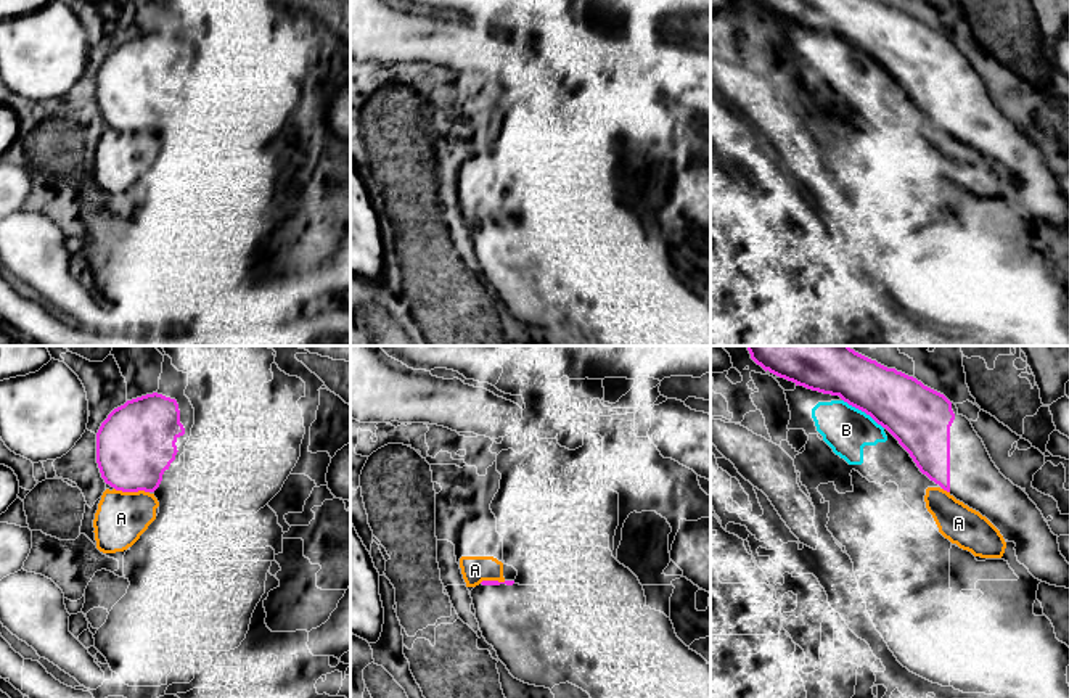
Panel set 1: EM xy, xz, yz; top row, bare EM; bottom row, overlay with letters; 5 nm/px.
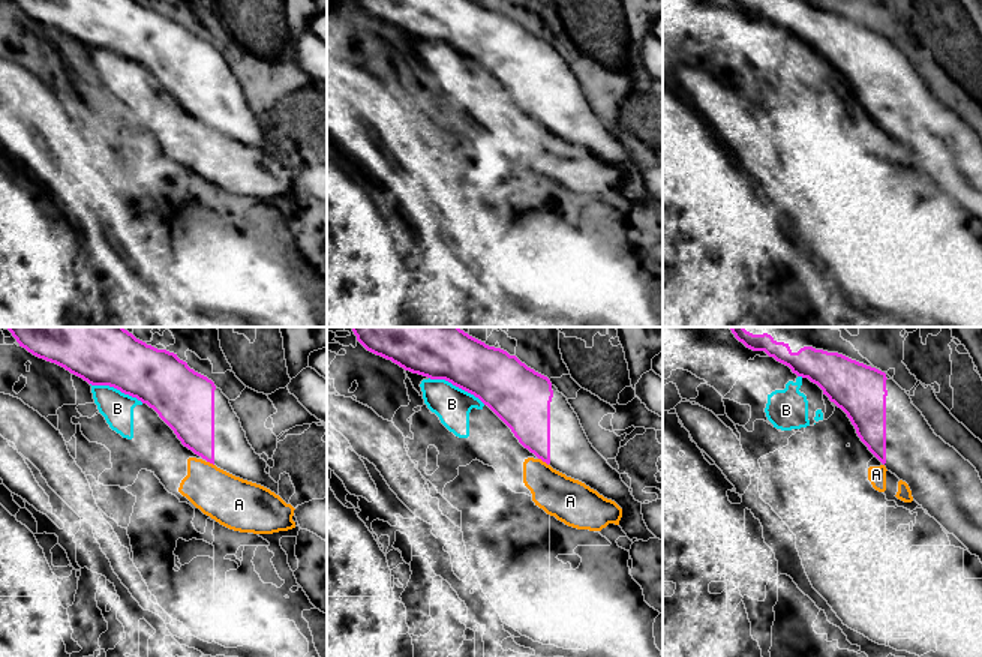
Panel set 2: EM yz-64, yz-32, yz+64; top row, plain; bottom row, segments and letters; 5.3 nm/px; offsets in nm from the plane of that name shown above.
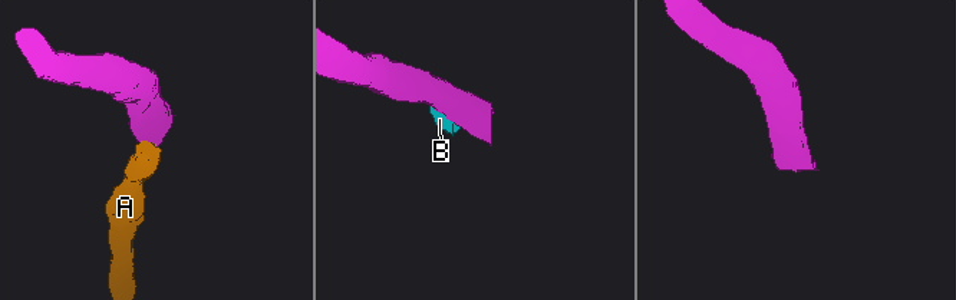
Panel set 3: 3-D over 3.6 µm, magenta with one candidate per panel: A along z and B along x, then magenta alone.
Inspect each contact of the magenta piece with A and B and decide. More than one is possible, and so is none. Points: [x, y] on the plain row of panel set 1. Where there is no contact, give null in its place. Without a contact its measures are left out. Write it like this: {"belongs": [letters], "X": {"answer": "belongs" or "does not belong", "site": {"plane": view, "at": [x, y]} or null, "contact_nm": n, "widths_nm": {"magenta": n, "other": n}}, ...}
{"belongs": [], "A": {"answer": "does not belong", "site": {"plane": "xy", "at": [132, 131]}, "contact_nm": 180, "widths_nm": {"magenta": 400, "other": 260}}, "B": {"answer": "does not belong", "site": {"plane": "yz", "at": [864, 50]}, "contact_nm": 260, "widths_nm": {"magenta": 300, "other": 240}}}

